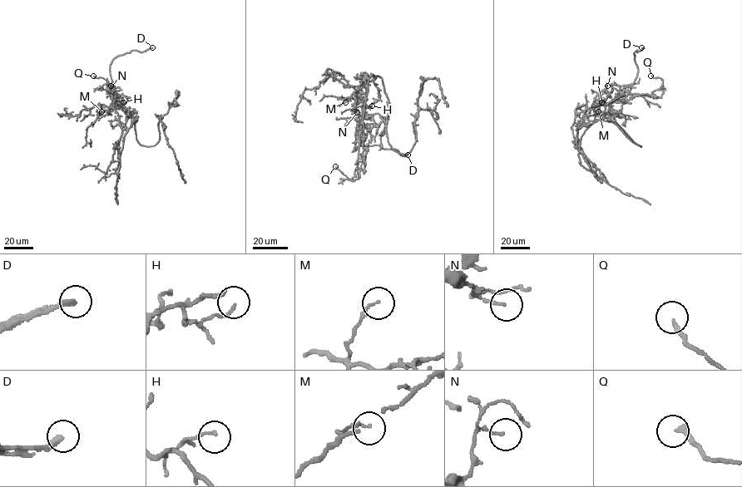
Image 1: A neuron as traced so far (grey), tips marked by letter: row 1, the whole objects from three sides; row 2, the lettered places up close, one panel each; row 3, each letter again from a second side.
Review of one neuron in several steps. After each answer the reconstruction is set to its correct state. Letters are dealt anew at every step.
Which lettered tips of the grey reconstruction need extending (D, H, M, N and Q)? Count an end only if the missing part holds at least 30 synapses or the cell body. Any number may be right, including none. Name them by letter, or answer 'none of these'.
D

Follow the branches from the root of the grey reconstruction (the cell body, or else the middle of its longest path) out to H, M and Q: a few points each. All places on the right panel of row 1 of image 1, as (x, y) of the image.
H: (625, 130), (608, 110), (609, 103), (601, 102)
M: (625, 130), (608, 110), (609, 103), (601, 103), (593, 108), (596, 115), (599, 115), (598, 111)
Q: (625, 130), (608, 110), (609, 104), (619, 96), (631, 94), (660, 97), (663, 81), (650, 76)

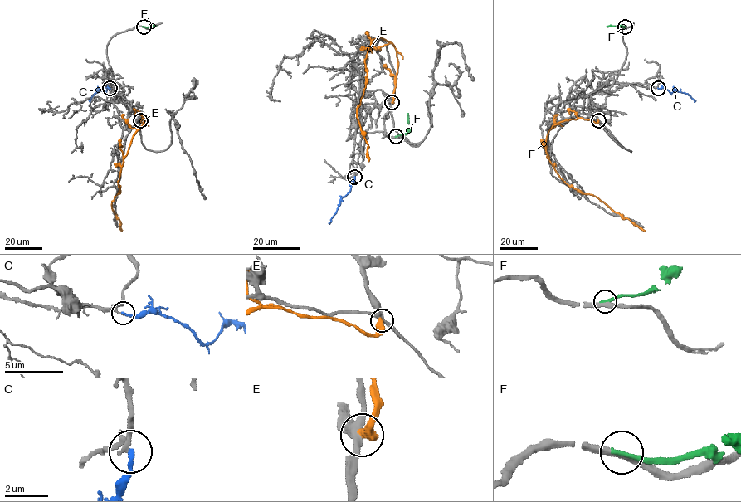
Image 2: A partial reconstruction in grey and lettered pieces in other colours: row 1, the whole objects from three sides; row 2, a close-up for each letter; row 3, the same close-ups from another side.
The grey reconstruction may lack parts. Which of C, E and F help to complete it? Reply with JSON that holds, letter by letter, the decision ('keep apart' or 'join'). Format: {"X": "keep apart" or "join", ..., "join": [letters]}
{"C": "join", "E": "keep apart", "F": "keep apart", "join": ["C"]}

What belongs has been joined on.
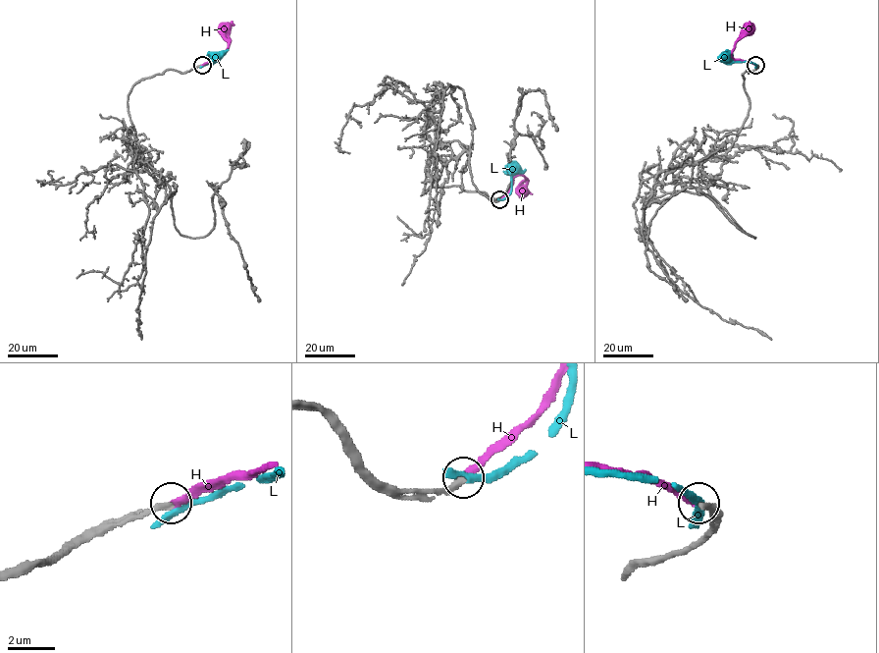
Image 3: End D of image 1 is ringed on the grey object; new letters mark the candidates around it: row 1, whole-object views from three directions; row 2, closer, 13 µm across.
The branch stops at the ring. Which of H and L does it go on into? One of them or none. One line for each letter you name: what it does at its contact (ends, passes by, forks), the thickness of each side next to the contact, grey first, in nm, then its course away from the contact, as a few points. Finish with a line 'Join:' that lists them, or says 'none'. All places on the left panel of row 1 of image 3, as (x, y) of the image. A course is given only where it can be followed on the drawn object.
H: it ends; calibres 280 and 320 nm; course (201, 65), (226, 50), (224, 29)
Join: H

